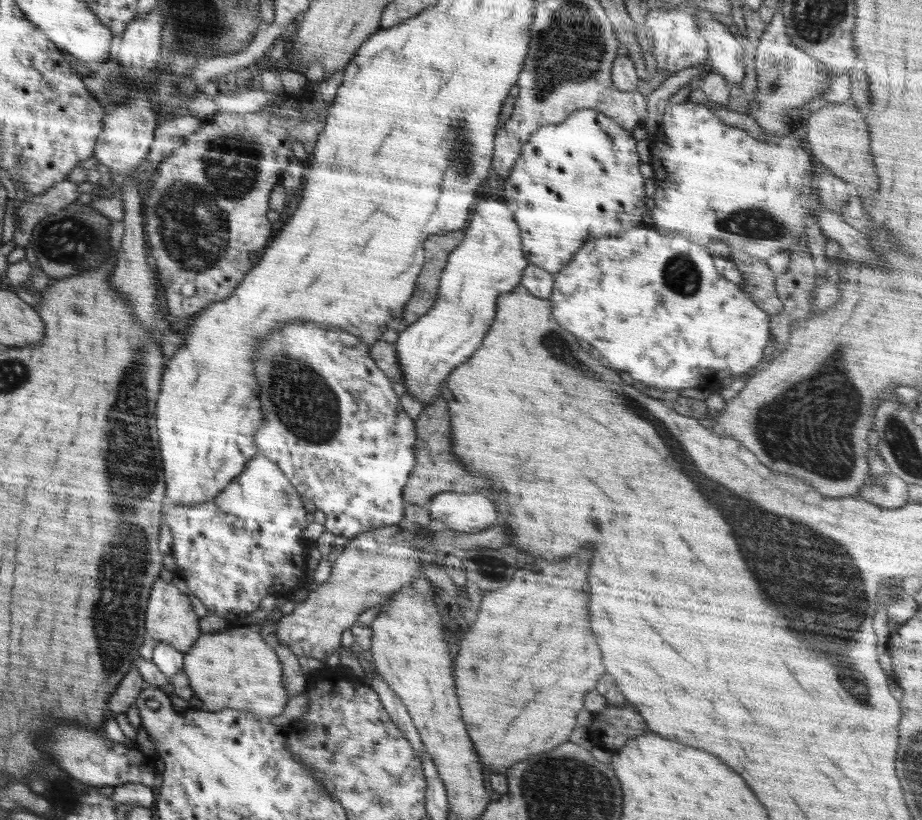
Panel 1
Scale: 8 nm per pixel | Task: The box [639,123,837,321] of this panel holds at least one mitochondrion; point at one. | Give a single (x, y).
(751, 222)

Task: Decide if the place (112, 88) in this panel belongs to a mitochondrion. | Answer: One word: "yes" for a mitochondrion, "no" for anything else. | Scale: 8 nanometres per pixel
yes

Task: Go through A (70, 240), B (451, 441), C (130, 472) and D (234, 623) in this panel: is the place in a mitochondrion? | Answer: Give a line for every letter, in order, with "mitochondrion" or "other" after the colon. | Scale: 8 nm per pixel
A: mitochondrion
B: other
C: mitochondrion
D: other

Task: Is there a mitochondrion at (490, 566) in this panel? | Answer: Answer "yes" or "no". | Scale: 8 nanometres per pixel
yes

